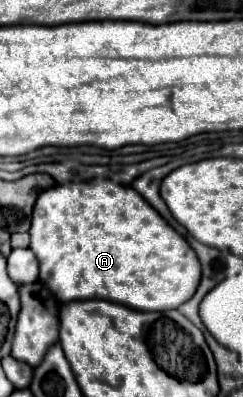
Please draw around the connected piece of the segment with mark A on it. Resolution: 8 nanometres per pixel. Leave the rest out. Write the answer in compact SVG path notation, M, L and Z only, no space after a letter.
M109 179L45 189L33 207L29 235L29 247L39 259L39 279L61 303L107 299L137 311L165 311L189 301L201 283L201 265L189 243L133 187Z

